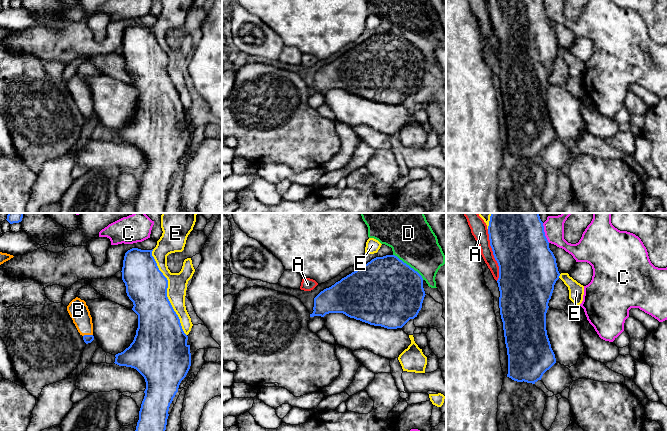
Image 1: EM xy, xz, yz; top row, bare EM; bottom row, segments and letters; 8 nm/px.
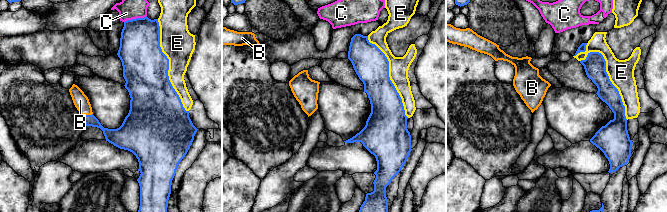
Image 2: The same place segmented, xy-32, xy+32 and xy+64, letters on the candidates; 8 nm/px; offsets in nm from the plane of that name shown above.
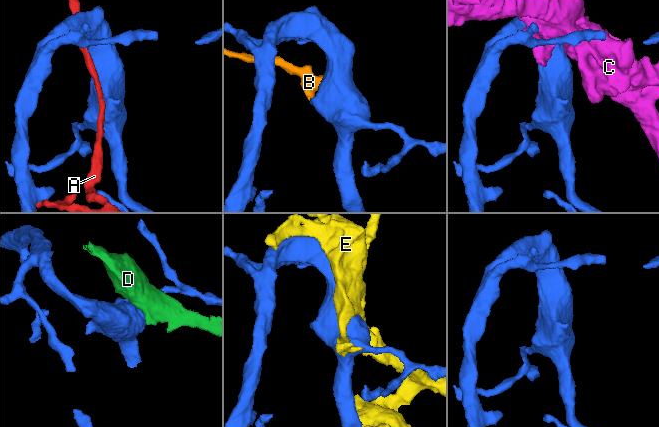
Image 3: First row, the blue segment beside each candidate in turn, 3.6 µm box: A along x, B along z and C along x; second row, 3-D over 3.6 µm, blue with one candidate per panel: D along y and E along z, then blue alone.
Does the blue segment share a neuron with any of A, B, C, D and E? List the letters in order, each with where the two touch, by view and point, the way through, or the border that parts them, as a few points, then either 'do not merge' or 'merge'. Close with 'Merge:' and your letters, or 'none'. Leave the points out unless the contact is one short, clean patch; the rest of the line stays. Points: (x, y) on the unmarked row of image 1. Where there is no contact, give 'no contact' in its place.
A: yz (493, 30) | do not merge
B: xy (87, 111) | across xy (87, 115), (87, 111), (78, 86) | merge
C: yz (544, 9) | do not merge
D: xz (408, 41) | do not merge
E: xy (166, 68) | do not merge
Merge: B

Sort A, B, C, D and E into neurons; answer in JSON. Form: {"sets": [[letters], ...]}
{"sets": [["A"], ["B"], ["C"], ["D"], ["E"]]}

